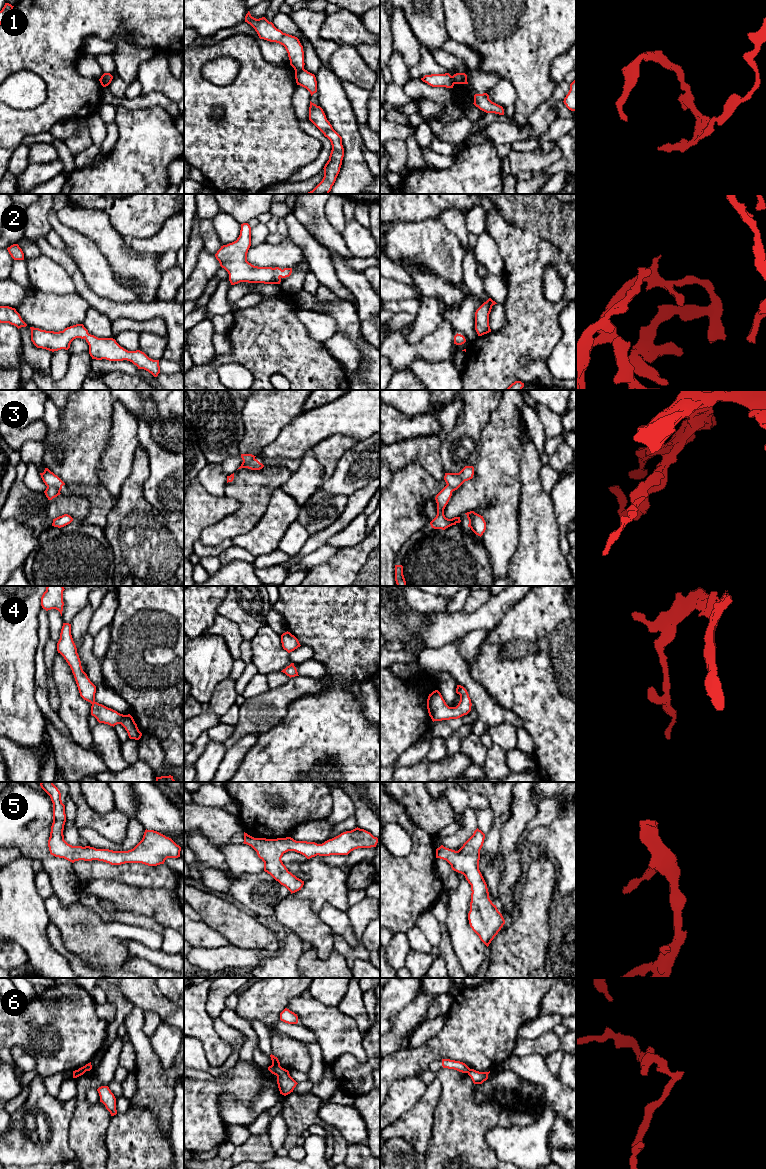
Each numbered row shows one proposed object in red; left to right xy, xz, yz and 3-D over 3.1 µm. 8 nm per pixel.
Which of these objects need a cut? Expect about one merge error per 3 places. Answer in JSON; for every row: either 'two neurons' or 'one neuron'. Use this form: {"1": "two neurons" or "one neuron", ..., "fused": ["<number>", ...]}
{"1": "two neurons", "2": "one neuron", "3": "two neurons", "4": "one neuron", "5": "one neuron", "6": "two neurons", "fused": ["1", "3", "6"]}

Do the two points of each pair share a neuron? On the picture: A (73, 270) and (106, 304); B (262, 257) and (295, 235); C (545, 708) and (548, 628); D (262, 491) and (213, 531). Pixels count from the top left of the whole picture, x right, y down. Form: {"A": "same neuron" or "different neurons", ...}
{"A": "same neuron", "B": "different neurons", "C": "same neuron", "D": "same neuron"}

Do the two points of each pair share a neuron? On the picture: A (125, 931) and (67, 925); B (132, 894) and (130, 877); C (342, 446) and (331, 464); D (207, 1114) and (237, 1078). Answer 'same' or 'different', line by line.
A: same
B: different
C: same
D: same

